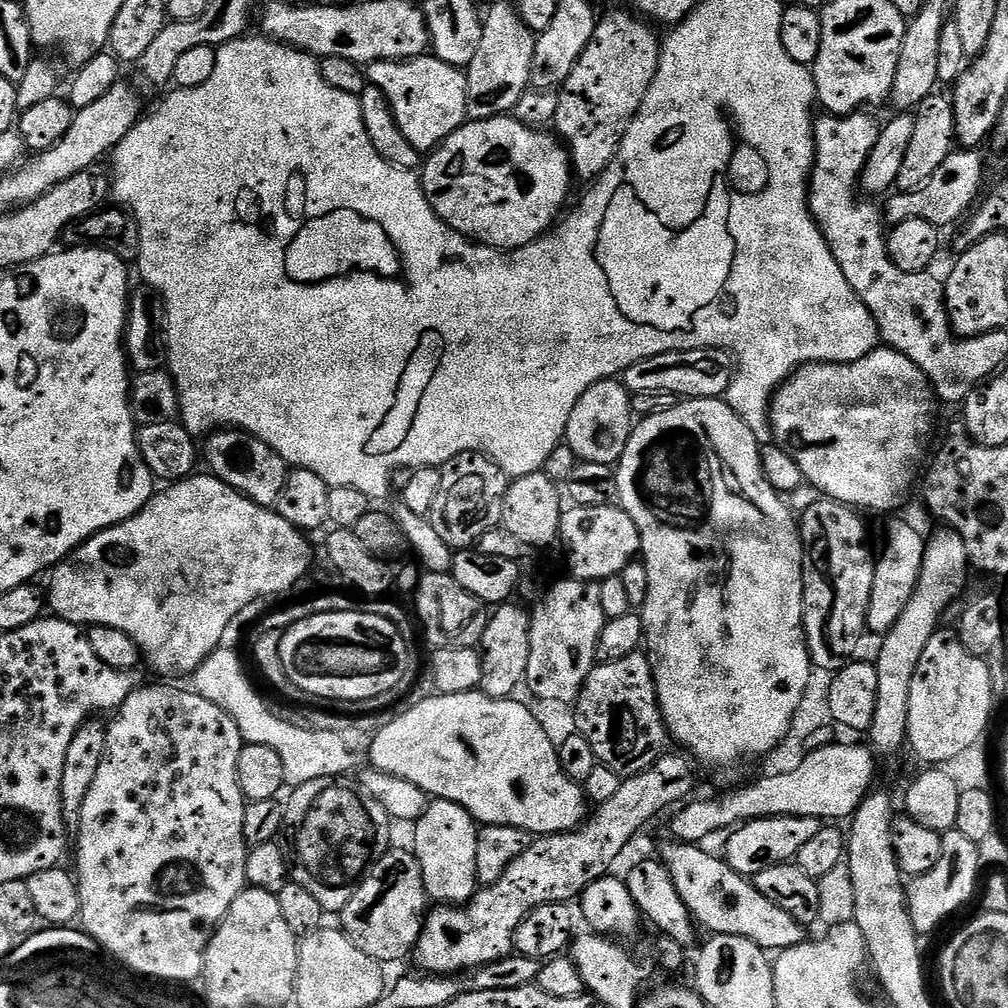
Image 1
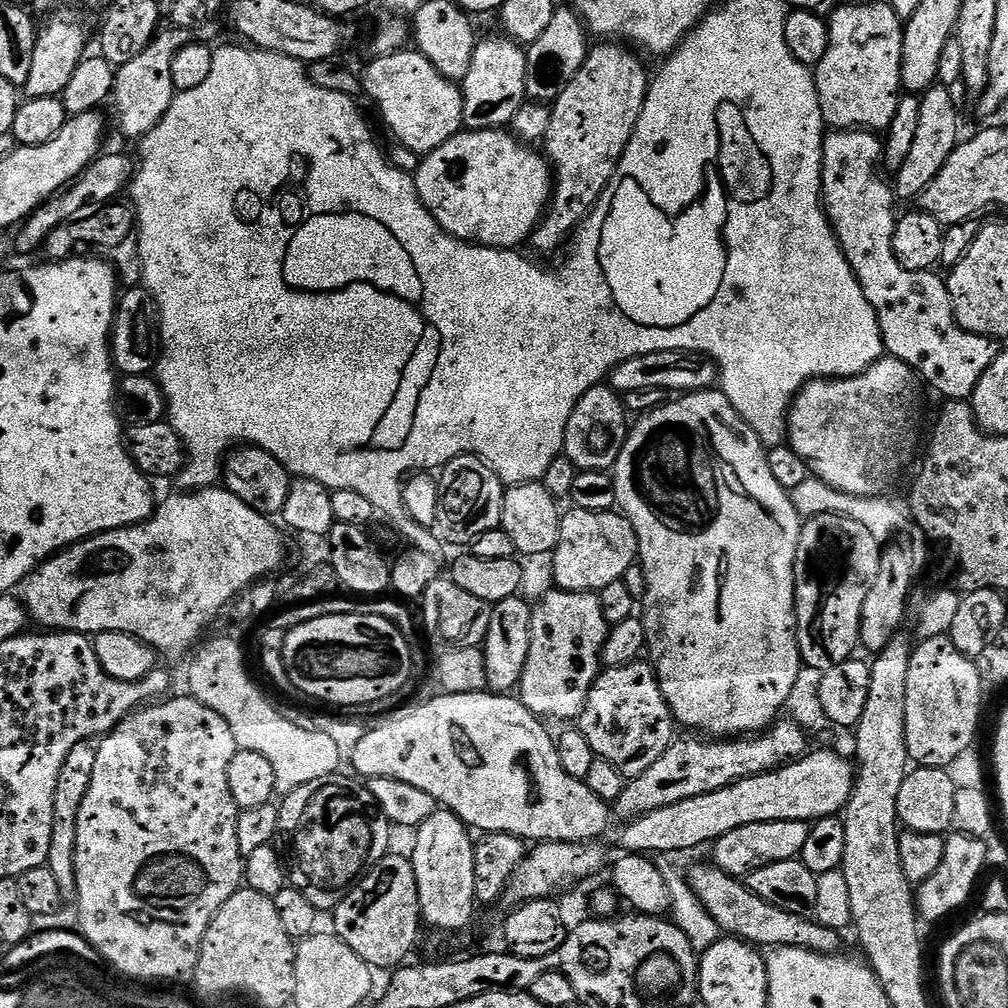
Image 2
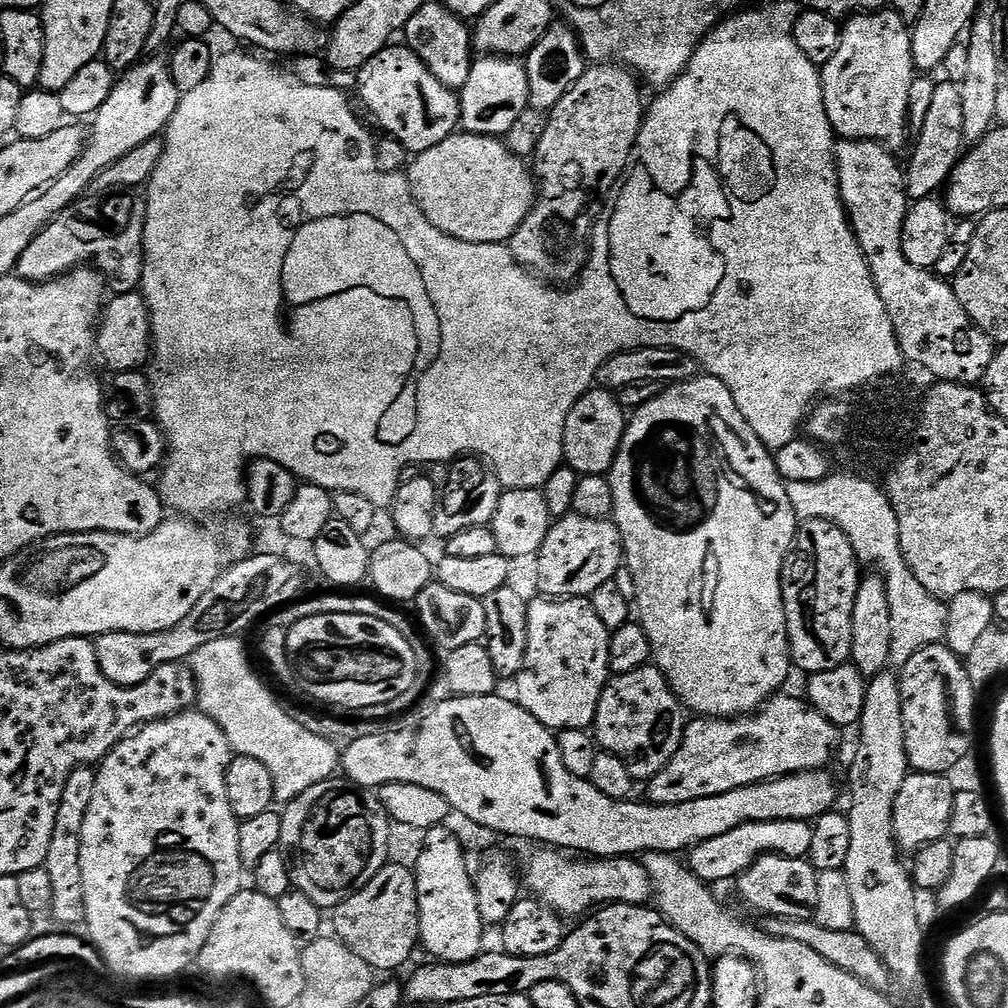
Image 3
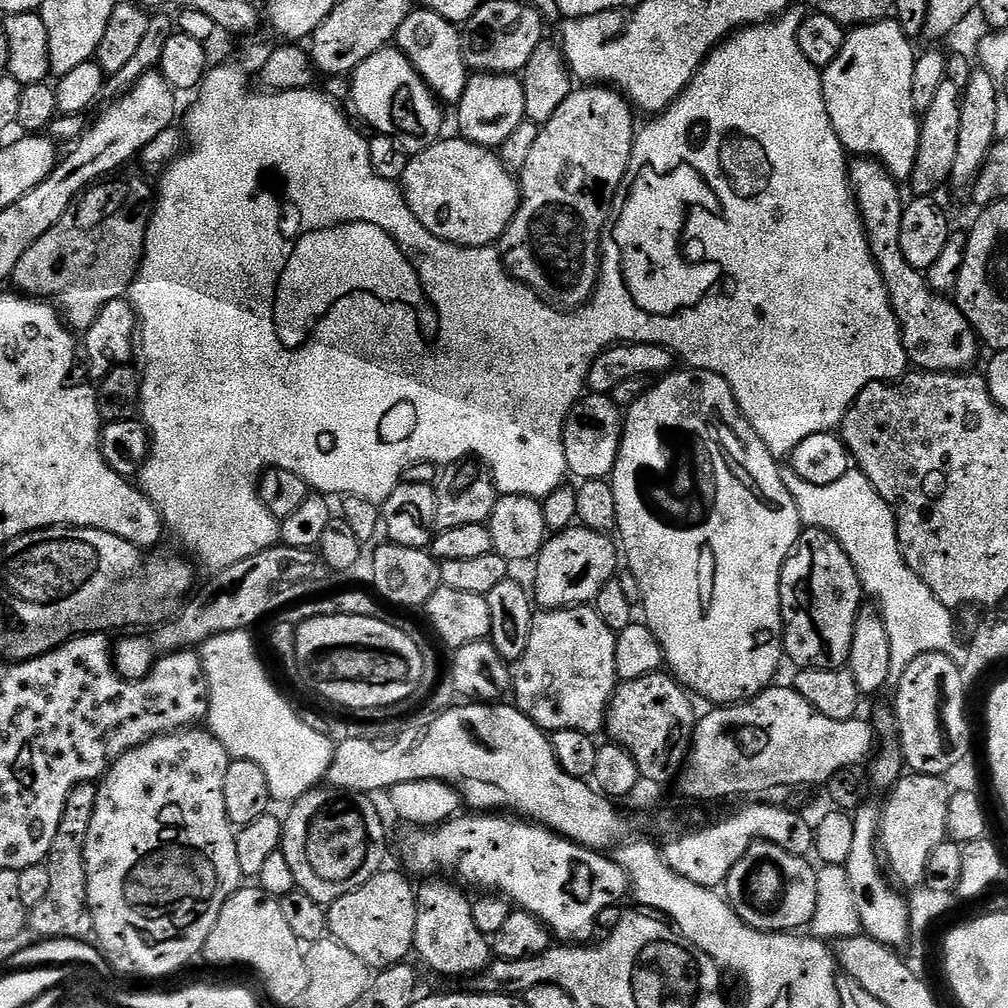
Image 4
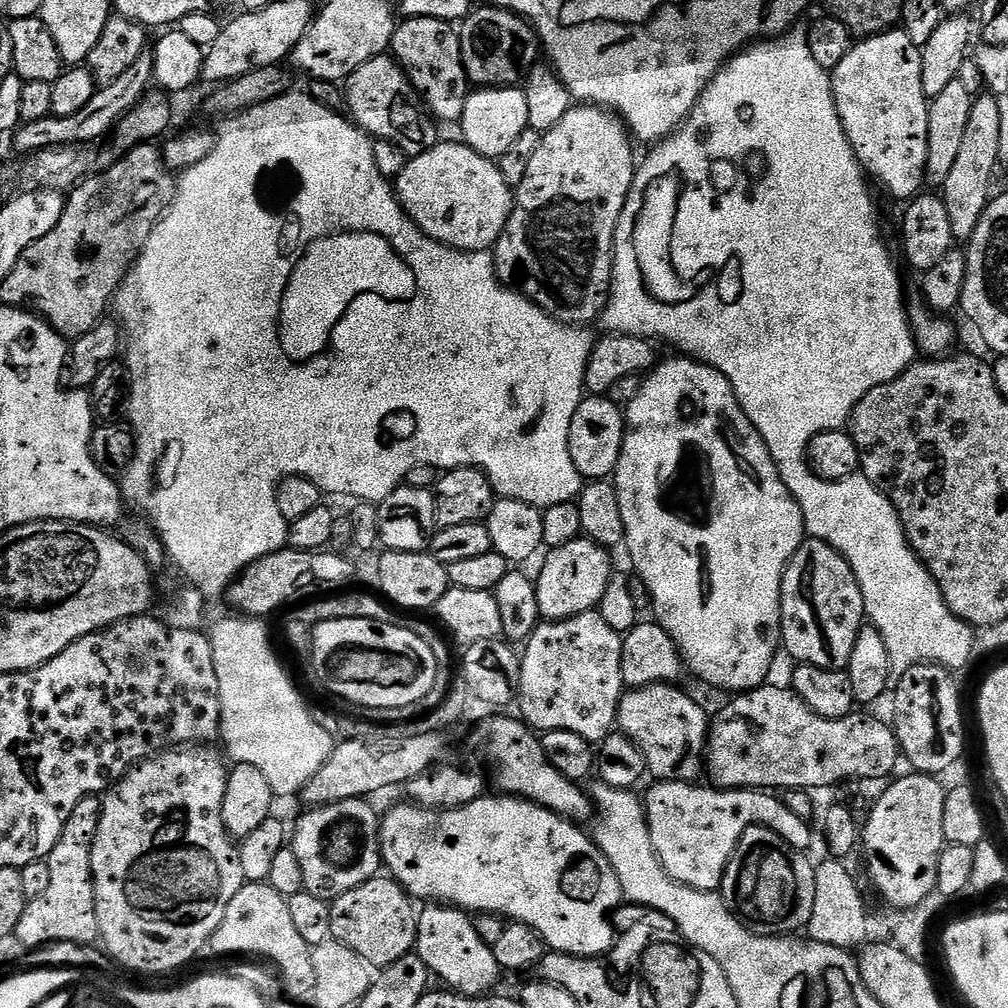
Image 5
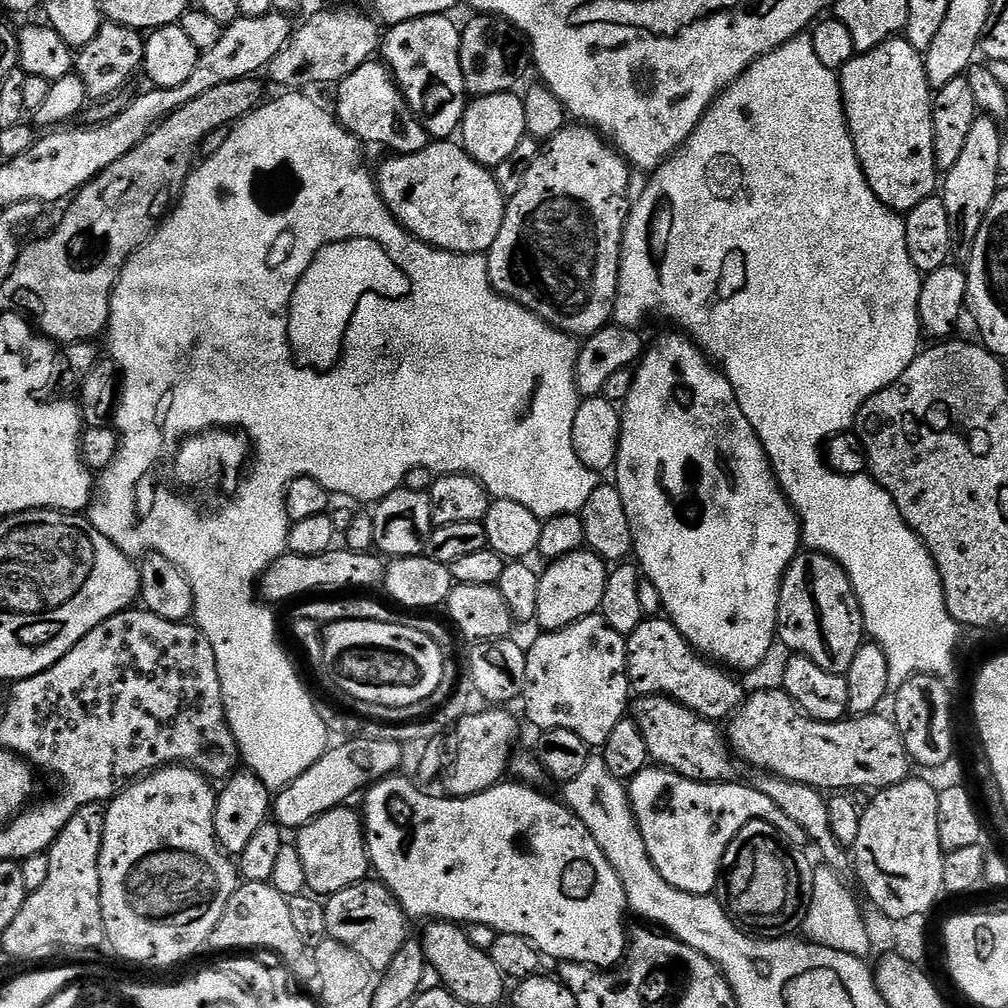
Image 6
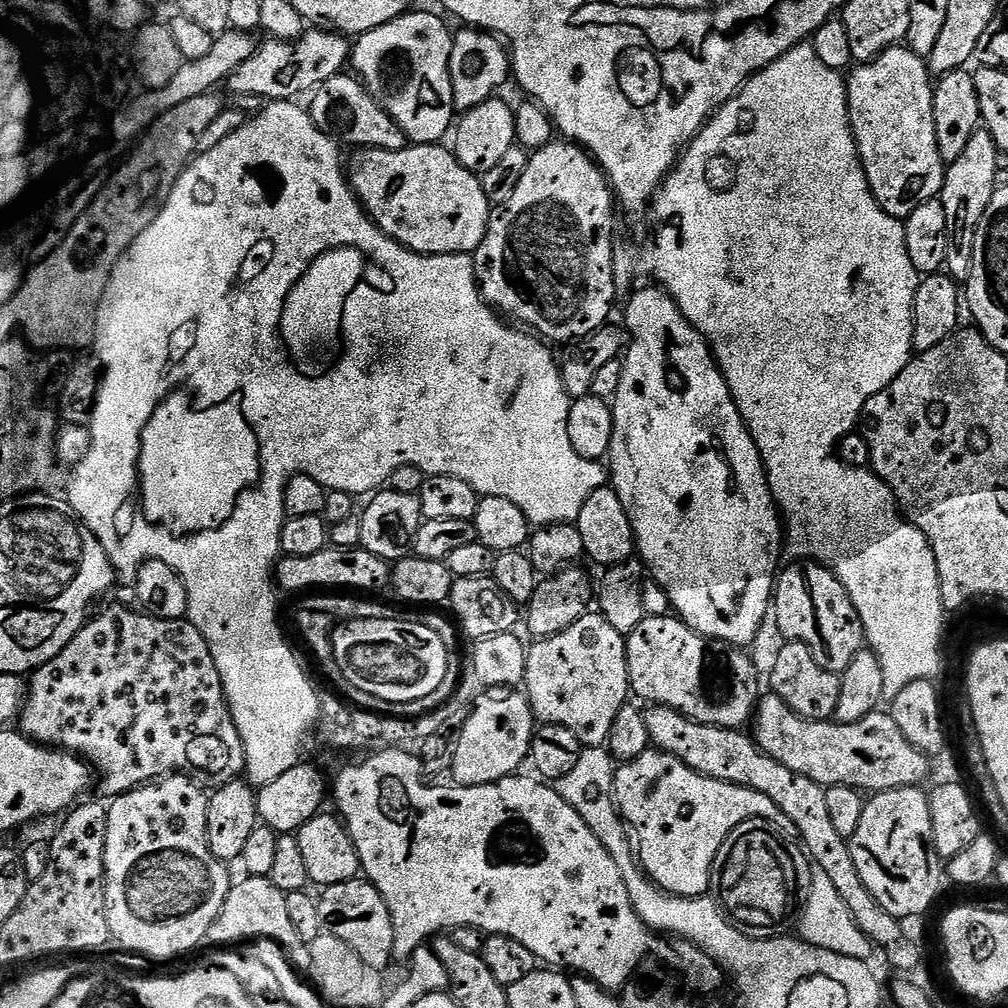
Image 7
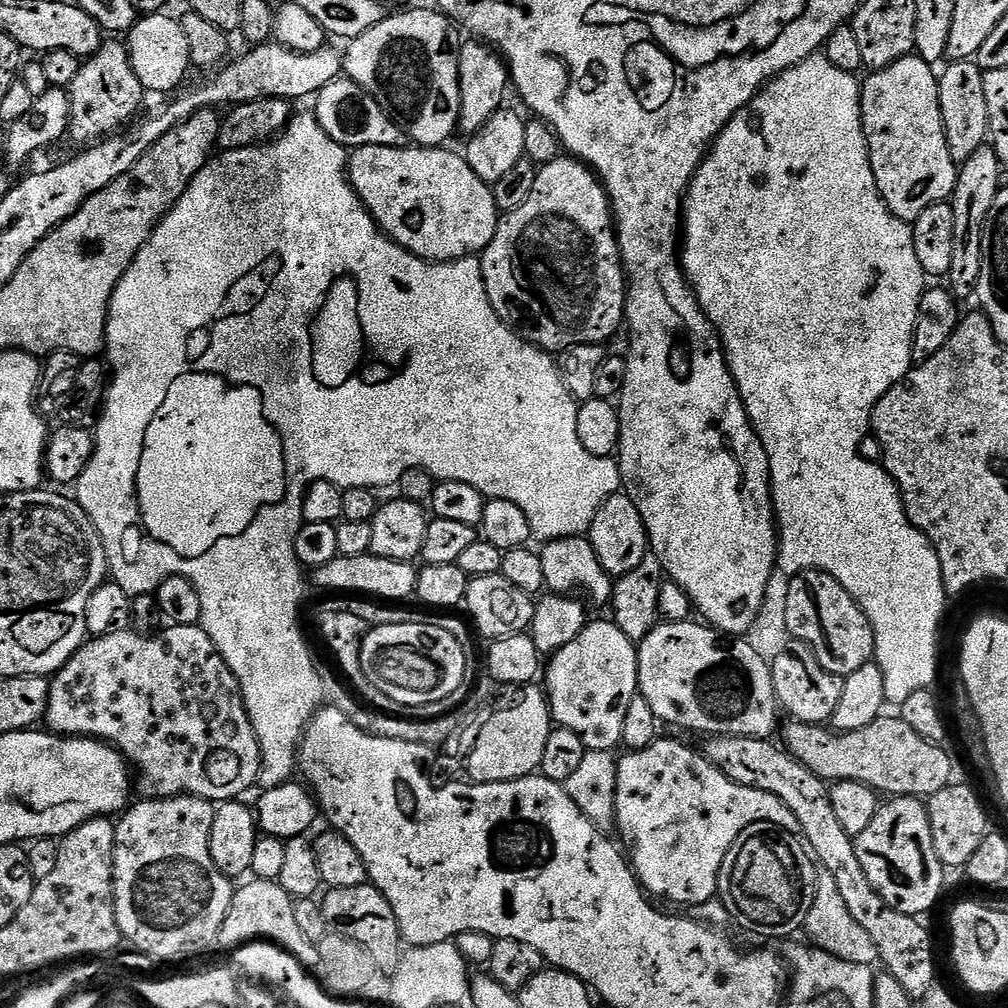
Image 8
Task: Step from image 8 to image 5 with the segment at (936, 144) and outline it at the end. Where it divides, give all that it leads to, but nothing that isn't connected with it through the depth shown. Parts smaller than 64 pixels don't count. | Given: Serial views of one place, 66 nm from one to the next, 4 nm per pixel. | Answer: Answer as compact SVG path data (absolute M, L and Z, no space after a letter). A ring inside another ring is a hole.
M903 30L879 32L876 36L865 36L857 39L855 43L849 47L846 58L842 58L842 62L838 62L838 66L831 69L830 72L832 78L832 93L834 94L834 102L838 110L838 118L842 122L842 130L846 130L846 138L850 142L850 146L858 158L860 167L864 169L865 173L867 173L873 181L876 179L894 199L904 200L903 202L911 201L913 197L923 189L920 187L925 187L926 184L924 171L926 170L926 142L928 141L928 106L930 98L922 90L921 51L922 49L918 46L914 46L914 42L909 38L908 33Z

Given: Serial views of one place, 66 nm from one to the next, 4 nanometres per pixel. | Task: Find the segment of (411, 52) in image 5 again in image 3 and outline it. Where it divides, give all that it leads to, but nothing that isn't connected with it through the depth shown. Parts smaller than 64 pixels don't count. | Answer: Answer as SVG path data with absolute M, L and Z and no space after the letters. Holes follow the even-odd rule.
M426 2L410 18L410 22L402 33L403 43L412 49L418 58L442 82L447 88L459 90L466 86L466 78L470 78L470 70L474 63L474 49L472 47L472 37L467 23L446 10L438 2Z

